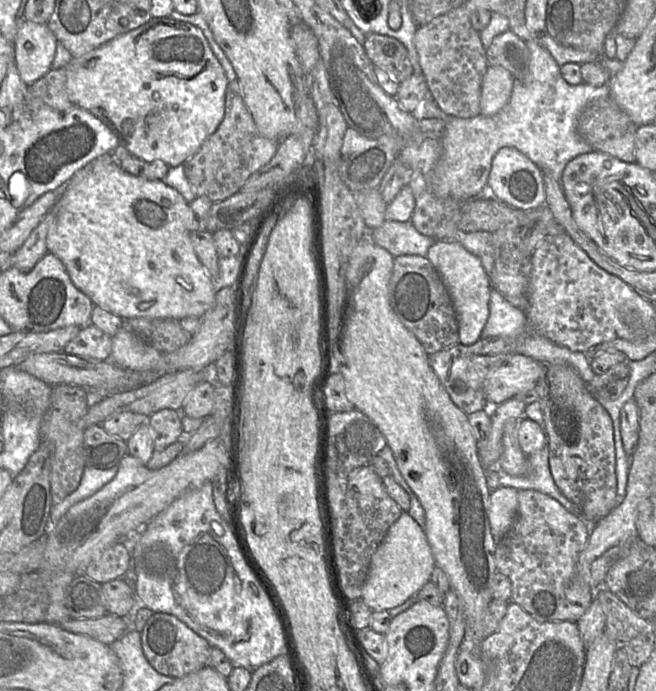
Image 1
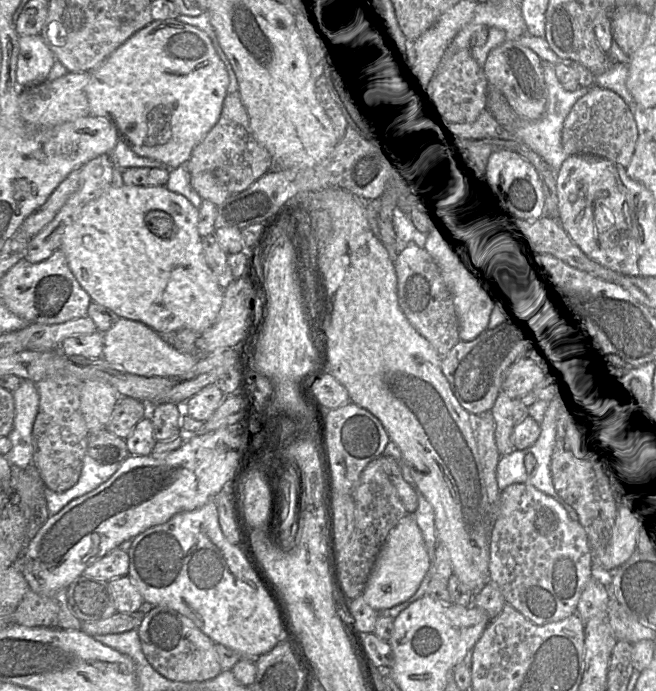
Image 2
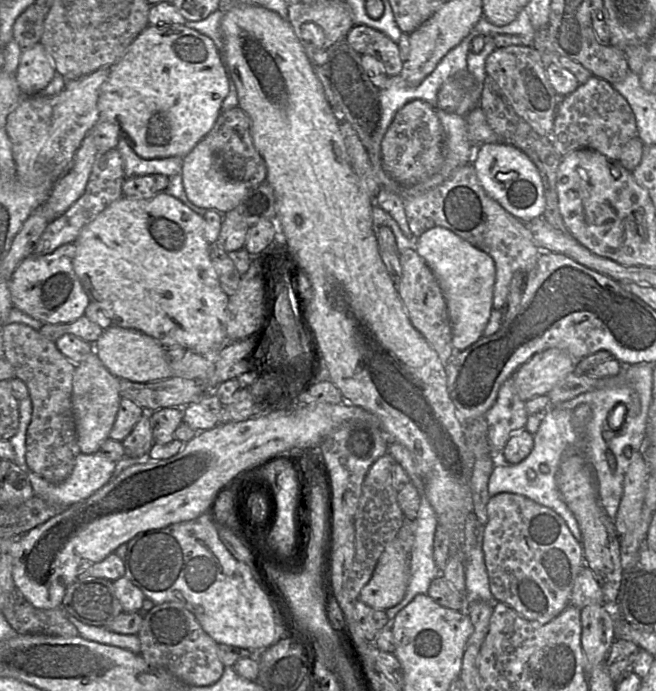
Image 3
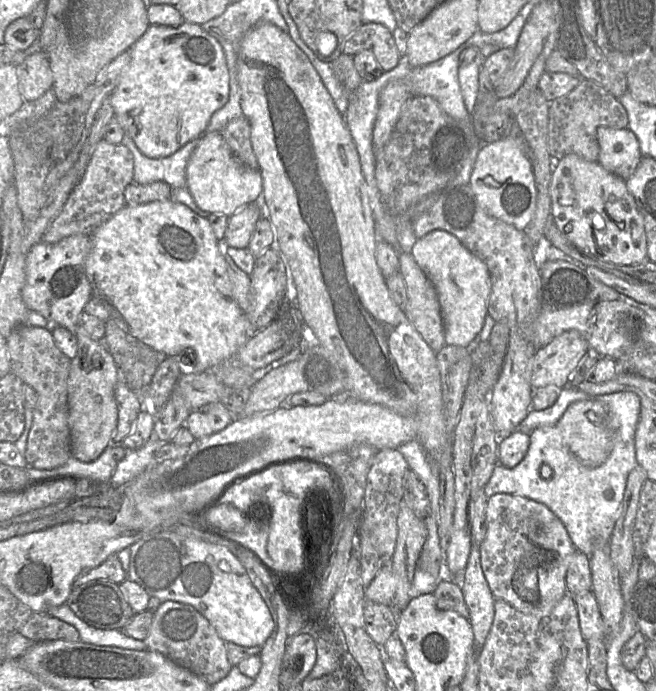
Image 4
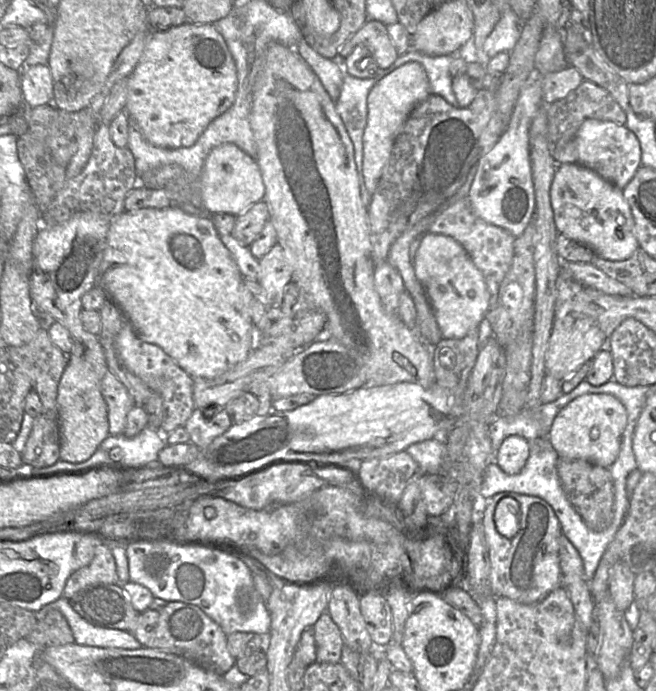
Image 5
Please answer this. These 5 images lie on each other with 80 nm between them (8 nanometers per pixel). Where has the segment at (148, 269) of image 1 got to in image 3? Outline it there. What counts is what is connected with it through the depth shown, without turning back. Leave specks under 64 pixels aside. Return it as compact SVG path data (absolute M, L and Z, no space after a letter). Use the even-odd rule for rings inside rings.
M166 193L157 194L150 199L132 199L123 195L112 202L92 222L86 225L73 244L75 246L75 255L72 261L74 272L88 295L90 302L94 302L102 308L111 318L113 325L140 331L156 339L167 349L180 346L203 356L212 356L227 342L228 296L220 286L218 276L210 259L209 243L204 237L204 218L180 200Z

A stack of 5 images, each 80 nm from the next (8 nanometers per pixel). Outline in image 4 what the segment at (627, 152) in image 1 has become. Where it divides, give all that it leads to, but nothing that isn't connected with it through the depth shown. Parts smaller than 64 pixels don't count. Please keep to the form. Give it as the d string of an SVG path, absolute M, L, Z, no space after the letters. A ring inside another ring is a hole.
M581 79L567 95L550 102L548 111L548 151L559 161L574 153L589 161L597 161L599 127L628 128L628 113L619 99L592 80Z

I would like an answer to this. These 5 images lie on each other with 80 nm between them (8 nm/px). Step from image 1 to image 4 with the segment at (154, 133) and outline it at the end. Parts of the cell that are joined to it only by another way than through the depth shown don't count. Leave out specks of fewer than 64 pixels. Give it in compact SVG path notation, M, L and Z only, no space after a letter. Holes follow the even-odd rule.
M149 25L129 49L131 60L109 95L114 117L148 158L172 155L206 131L212 115L229 99L229 71L219 42L200 25Z

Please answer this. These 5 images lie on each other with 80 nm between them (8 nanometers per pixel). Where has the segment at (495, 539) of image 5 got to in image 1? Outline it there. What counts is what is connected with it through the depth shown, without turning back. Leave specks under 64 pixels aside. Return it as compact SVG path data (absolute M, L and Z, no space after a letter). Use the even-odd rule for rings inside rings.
M533 489L518 491L518 506L512 527L496 541L495 563L497 573L505 575L511 583L511 599L538 622L578 622L590 607L593 589L577 573L577 561L585 548L590 524L581 516L569 512L561 503Z

